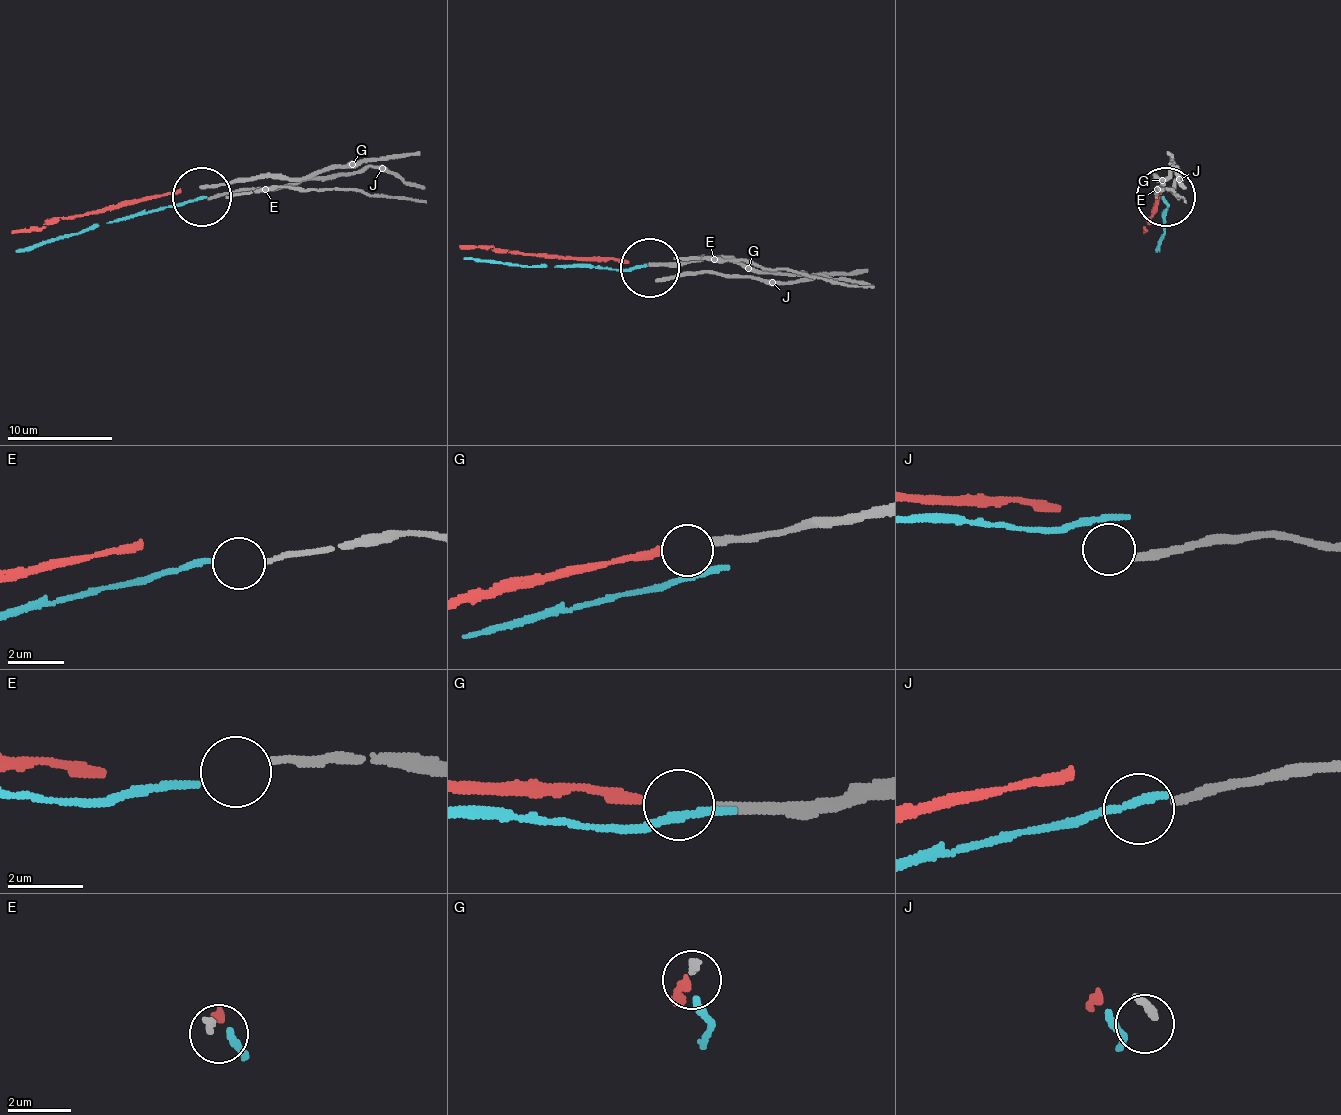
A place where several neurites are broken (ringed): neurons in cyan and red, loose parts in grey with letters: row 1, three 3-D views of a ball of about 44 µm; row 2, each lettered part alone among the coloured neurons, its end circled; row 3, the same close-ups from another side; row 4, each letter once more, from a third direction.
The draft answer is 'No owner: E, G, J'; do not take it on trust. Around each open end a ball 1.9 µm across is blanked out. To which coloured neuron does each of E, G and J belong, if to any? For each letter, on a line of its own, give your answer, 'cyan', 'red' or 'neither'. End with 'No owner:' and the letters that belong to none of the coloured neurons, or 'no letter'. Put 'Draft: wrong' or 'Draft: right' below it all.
E: neither
G: red
J: neither
No owner: E, J
Draft: wrong

